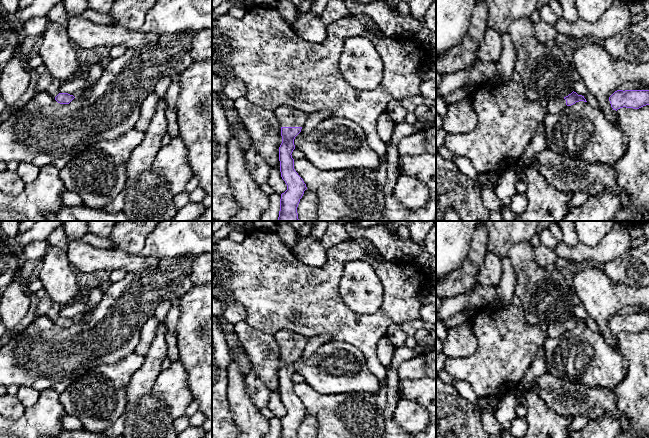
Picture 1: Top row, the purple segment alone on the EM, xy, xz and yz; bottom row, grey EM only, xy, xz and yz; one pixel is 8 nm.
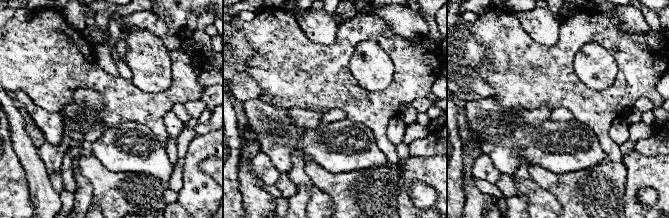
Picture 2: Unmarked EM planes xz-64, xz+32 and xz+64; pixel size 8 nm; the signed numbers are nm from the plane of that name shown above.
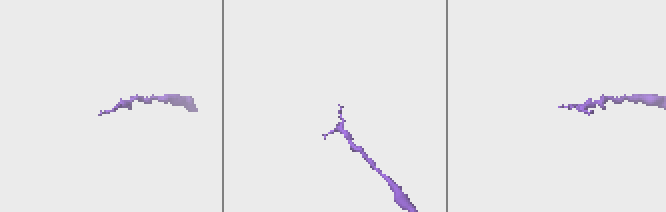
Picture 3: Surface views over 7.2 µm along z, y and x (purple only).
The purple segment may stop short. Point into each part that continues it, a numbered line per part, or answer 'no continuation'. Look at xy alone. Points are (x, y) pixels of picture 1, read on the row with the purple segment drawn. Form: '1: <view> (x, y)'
no continuation

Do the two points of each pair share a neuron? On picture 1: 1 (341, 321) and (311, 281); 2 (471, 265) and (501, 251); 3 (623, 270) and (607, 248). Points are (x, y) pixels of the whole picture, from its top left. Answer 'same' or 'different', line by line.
1: same
2: different
3: different

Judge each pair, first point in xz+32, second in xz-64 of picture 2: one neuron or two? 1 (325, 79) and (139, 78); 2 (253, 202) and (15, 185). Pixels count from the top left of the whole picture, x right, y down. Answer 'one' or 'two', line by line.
1: two
2: two

